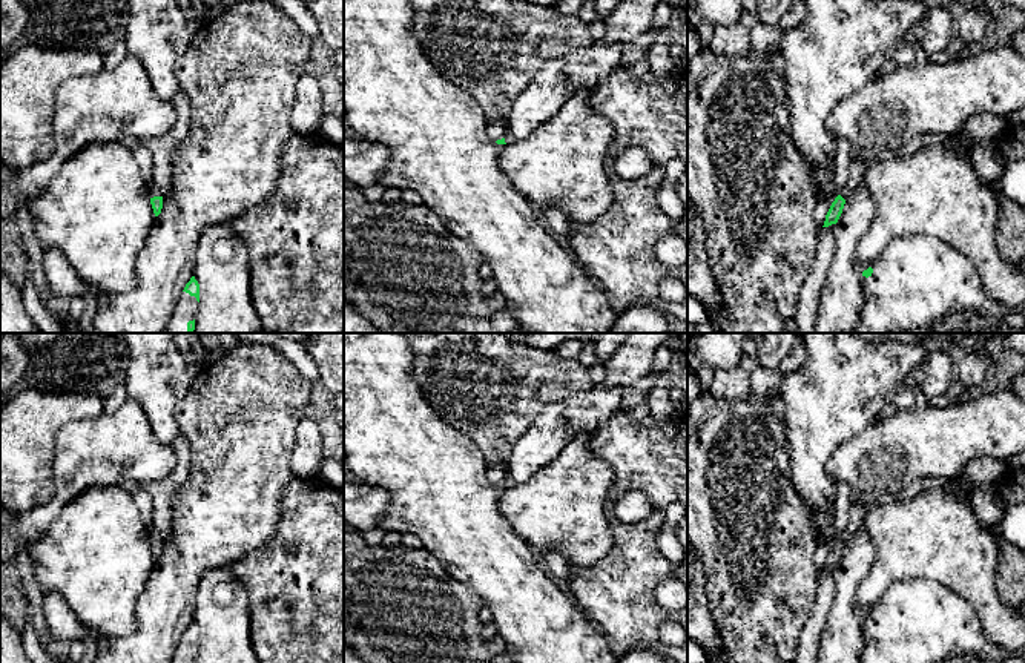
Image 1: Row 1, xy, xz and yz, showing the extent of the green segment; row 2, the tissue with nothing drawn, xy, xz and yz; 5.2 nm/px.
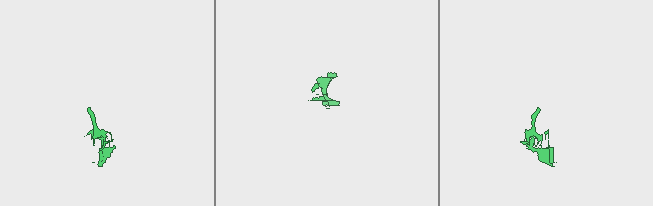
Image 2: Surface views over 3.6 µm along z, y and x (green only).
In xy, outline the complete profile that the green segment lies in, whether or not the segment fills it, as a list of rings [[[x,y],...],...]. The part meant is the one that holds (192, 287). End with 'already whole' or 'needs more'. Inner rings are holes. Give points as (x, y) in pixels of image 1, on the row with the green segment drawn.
[[[192,276],[175,304],[164,333],[193,333],[198,302],[199,284],[195,276]]]; needs more

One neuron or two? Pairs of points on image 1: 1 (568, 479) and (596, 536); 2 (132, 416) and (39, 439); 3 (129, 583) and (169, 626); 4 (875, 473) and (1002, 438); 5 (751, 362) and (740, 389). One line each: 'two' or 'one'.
1: one
2: two
3: two
4: one
5: one

